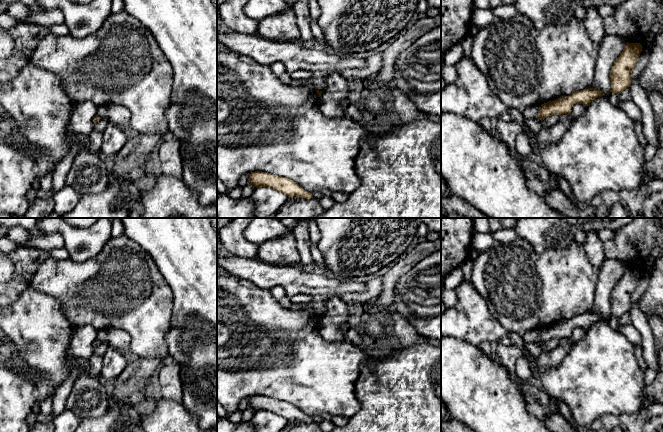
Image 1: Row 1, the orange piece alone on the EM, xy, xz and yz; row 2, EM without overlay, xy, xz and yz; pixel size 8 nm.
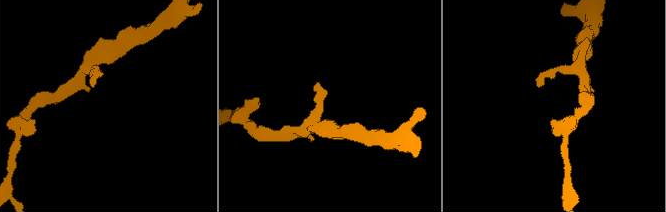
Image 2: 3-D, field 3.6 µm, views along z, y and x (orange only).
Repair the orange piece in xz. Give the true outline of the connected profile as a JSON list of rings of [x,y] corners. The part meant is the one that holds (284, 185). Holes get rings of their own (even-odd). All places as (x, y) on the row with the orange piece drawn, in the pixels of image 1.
[[[262,171],[252,172],[249,177],[249,183],[256,188],[267,187],[274,189],[288,197],[296,196],[305,199],[313,198],[310,192],[304,190],[293,180]]]

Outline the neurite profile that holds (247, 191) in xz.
[[[248,183],[243,189],[242,189],[242,194],[240,196],[241,199],[244,199],[244,198],[249,198],[253,191],[255,190],[255,186],[252,185],[251,183]]]

